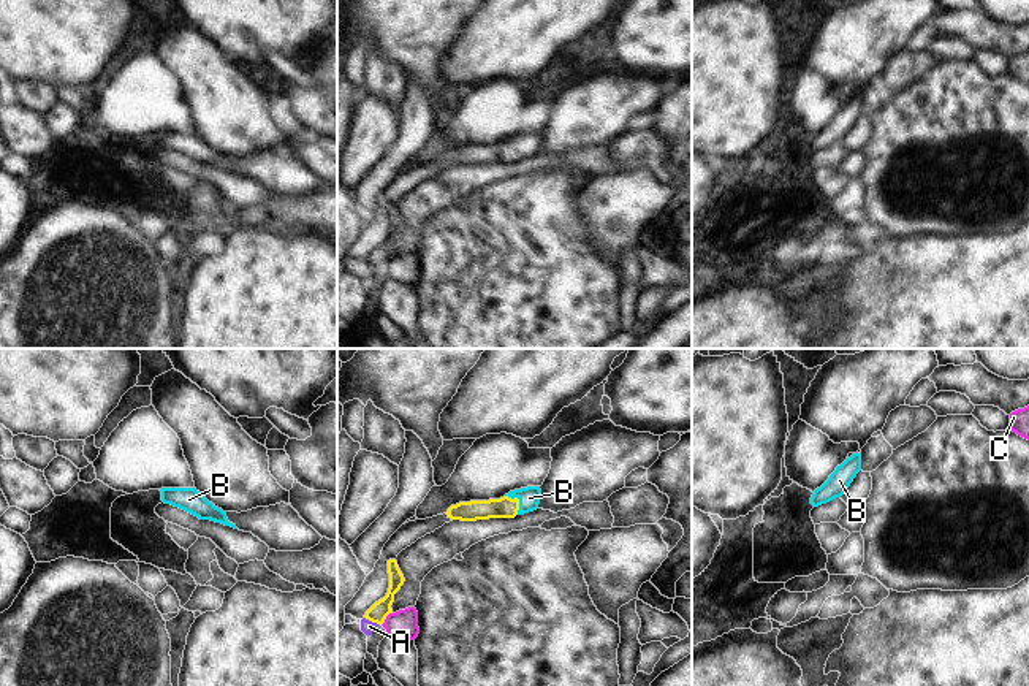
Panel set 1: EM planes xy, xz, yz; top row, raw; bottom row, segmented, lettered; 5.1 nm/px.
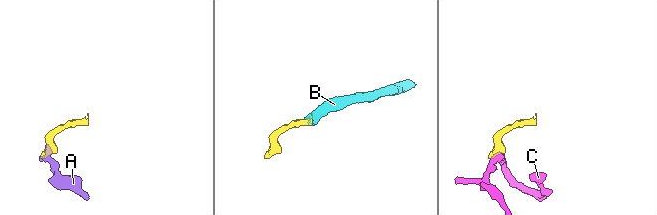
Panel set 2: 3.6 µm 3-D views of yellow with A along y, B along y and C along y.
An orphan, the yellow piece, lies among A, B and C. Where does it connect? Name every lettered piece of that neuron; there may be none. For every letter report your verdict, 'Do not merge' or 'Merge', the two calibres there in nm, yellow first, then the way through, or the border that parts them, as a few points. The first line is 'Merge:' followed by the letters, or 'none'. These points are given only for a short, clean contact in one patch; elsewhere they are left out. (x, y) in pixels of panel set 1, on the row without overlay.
Merge: B
A: Do not merge. Thickness 100 nm (yellow) against 70 nm. Boundary: xz (364, 262), (377, 270)
B: Merge. Thickness 110 nm (yellow) against 110 nm. Path across: xz (505, 152), (518, 146), (529, 143)
C: Do not merge. Thickness 100 nm (yellow) against 140 nm. Boundary: xz (391, 257), (382, 270)

